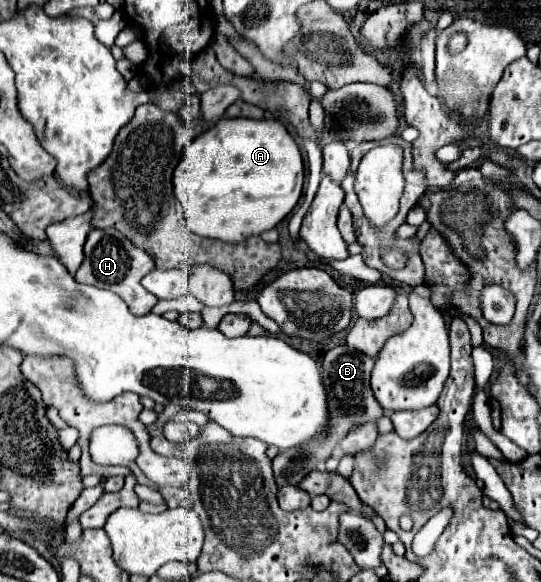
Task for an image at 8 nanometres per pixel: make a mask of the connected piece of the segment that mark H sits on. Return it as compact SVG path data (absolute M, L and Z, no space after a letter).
M114 228L92 230L84 244L84 256L86 258L74 276L76 282L116 292L128 304L132 314L148 314L152 310L152 306L158 302L158 298L152 296L152 292L148 292L140 284L142 276L146 276L146 272L150 272L150 268L154 268L154 258L146 250L134 246L118 230L114 230Z

